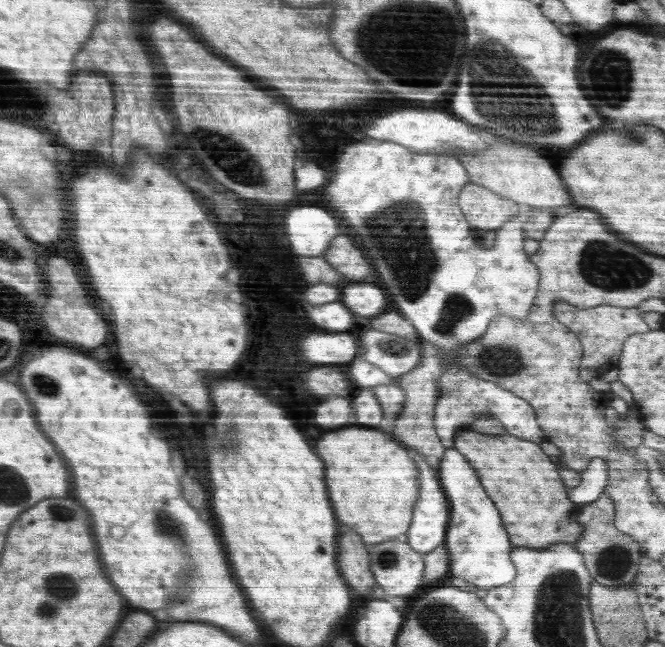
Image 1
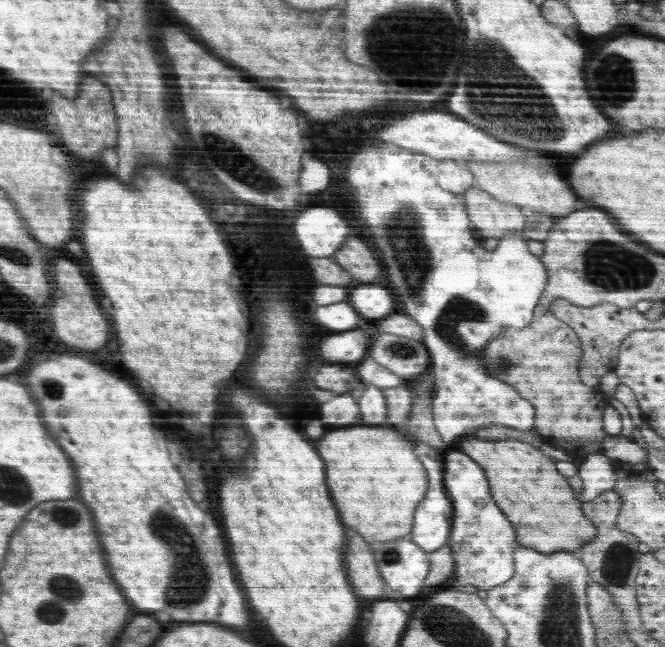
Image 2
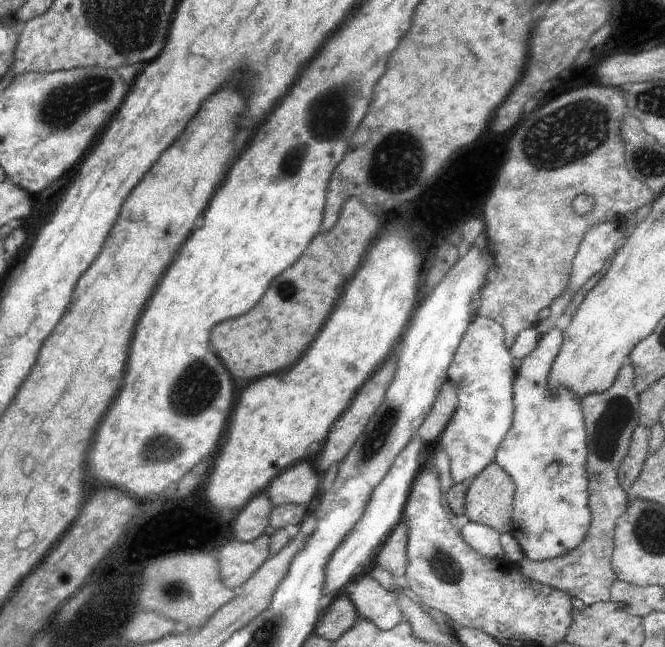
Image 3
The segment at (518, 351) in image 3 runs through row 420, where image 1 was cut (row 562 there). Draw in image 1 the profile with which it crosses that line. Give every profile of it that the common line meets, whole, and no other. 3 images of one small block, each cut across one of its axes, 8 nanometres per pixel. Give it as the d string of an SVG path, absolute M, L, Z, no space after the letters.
M448 448L446 454L450 454L450 458L446 458L446 466L442 464L437 474L451 506L444 542L450 559L450 576L462 578L487 591L508 585L517 574L512 561L512 550L515 546L508 538L500 513L486 496L486 491L476 476L476 470L466 457L454 448Z

